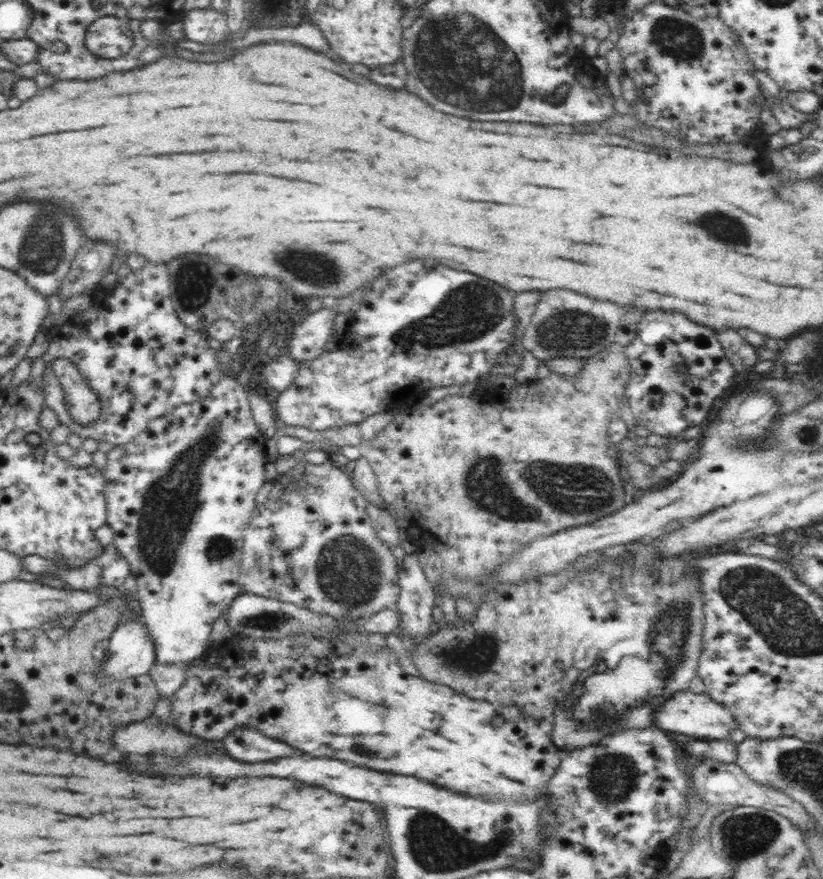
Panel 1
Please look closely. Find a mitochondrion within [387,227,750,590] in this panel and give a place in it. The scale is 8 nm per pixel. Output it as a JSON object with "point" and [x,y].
{"point":[583,488]}

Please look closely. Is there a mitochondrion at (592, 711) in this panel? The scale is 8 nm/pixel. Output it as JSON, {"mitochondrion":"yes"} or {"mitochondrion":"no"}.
{"mitochondrion":"yes"}

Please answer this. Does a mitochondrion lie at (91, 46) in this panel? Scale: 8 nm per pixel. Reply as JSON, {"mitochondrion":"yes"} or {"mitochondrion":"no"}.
{"mitochondrion":"yes"}

